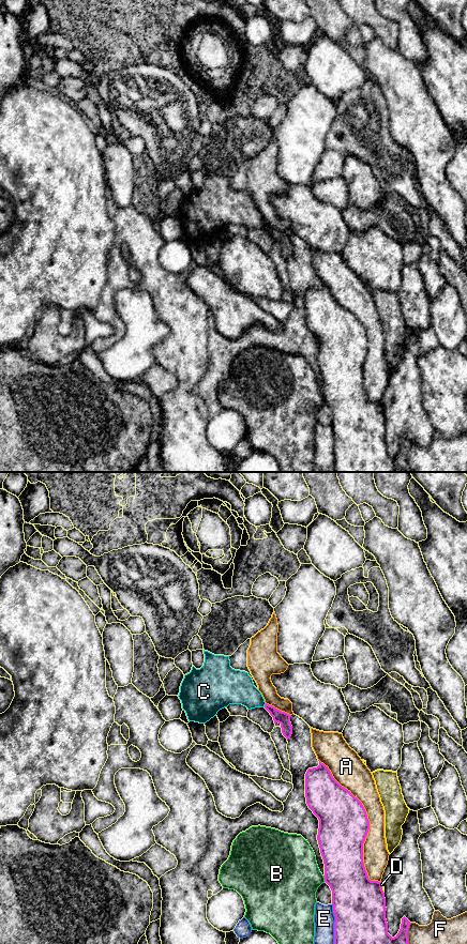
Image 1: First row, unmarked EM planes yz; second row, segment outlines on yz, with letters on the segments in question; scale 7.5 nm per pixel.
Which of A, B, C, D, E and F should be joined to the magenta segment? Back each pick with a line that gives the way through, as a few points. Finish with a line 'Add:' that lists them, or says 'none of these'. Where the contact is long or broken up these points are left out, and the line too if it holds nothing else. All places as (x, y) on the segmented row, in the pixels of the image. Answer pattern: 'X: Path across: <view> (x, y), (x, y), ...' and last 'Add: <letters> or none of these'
Add: none of these

